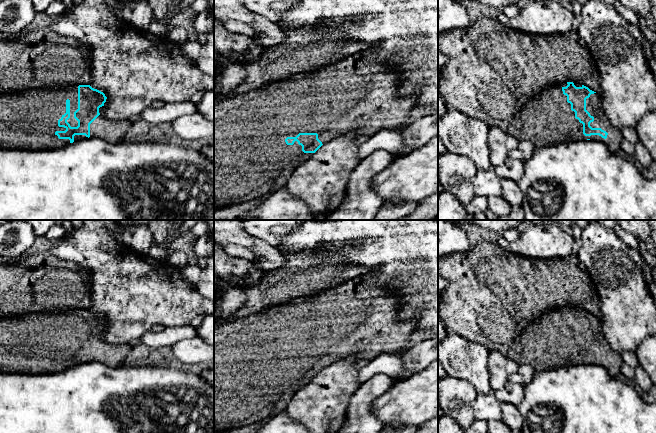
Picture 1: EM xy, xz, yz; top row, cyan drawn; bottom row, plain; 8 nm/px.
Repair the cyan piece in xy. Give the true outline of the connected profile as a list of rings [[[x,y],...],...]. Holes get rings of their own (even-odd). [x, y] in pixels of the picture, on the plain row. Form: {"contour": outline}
{"contour": [[[90,309],[0,317],[0,372],[55,373],[89,361],[121,366],[132,347],[129,344],[110,345],[103,340],[101,331],[106,323],[103,316]]]}

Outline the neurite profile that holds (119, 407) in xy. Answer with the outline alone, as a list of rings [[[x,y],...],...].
[[[89,361],[55,373],[27,374],[0,372],[0,433],[214,433],[214,387],[201,376],[197,368],[185,370],[164,365],[152,365],[148,362],[138,366],[121,365],[118,367],[110,367],[99,361]]]

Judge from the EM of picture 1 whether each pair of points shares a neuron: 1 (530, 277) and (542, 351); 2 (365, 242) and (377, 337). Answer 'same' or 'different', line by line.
1: different
2: different

